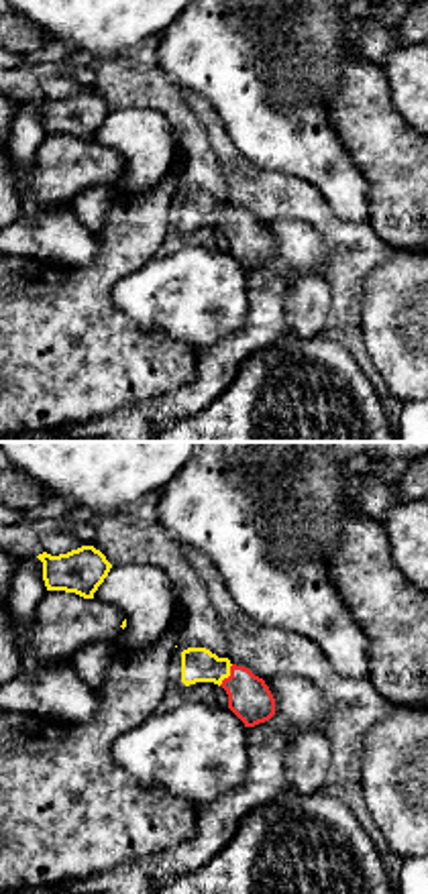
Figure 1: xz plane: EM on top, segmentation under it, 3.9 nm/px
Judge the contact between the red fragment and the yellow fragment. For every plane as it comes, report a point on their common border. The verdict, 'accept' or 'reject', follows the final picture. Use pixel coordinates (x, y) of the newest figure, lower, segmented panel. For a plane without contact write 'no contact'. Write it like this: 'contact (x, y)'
contact (231, 675)

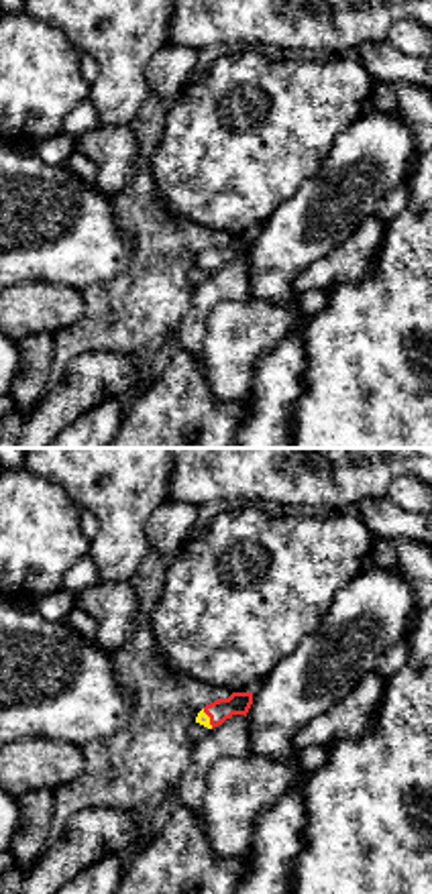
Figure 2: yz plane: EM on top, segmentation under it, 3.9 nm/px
contact (210, 719)

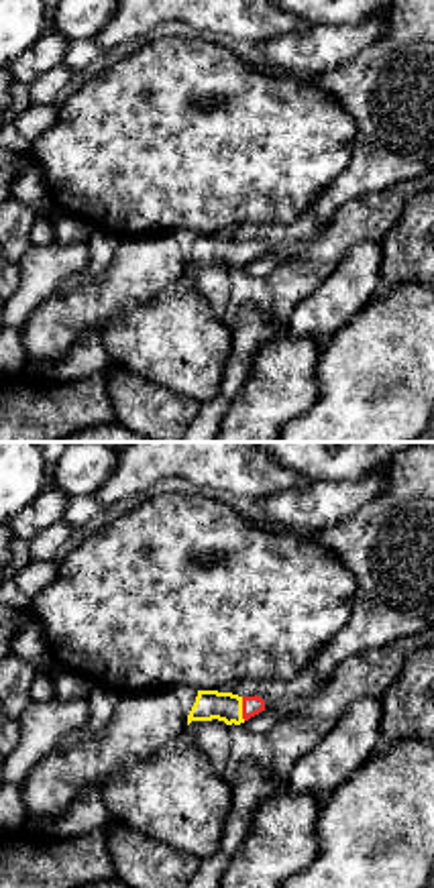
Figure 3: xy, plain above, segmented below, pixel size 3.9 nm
contact (243, 709)

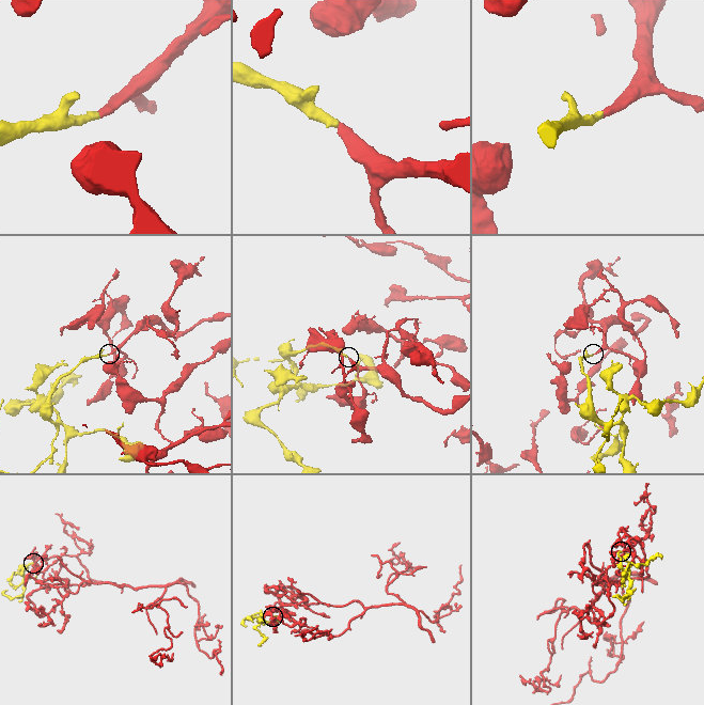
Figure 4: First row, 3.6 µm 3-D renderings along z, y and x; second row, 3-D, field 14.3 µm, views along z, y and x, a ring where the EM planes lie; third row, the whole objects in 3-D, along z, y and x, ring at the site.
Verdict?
accept

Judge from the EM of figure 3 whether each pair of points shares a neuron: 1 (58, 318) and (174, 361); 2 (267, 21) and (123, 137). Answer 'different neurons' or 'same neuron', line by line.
1: same neuron
2: different neurons

